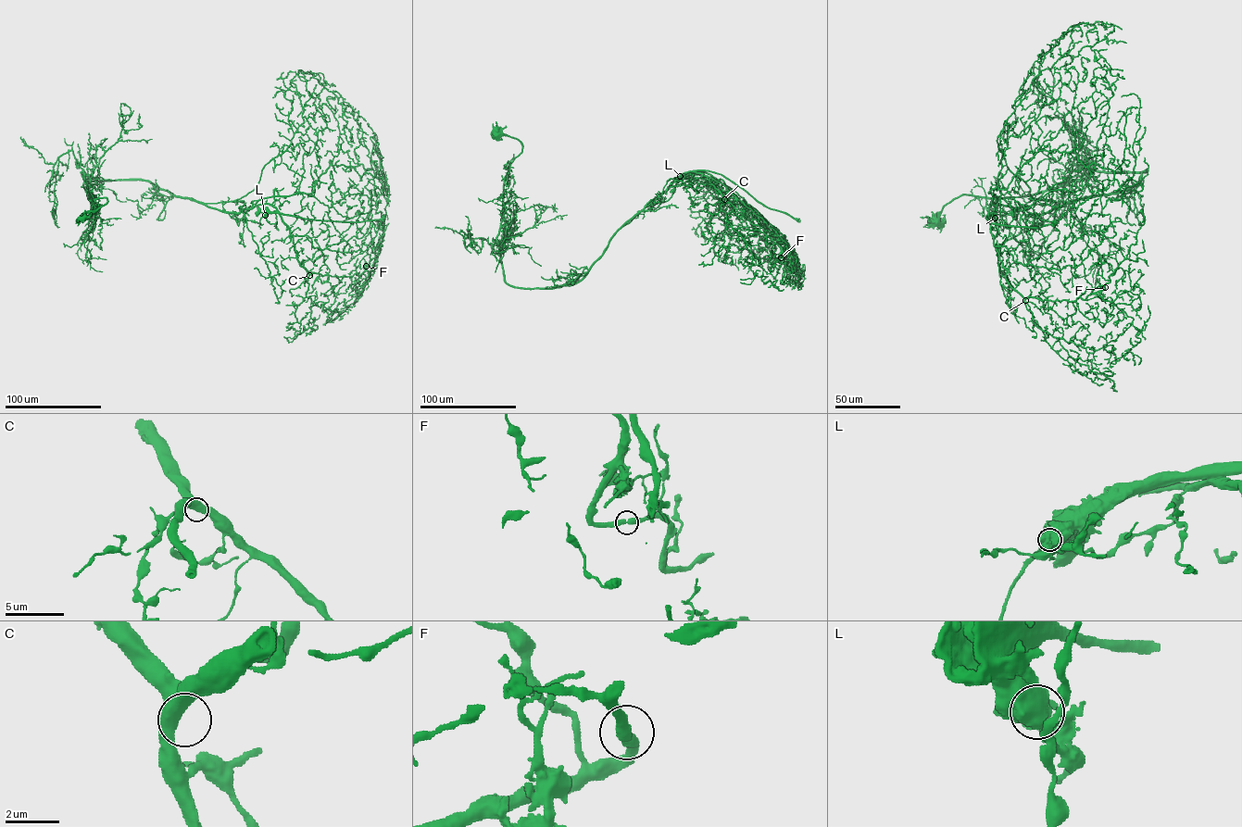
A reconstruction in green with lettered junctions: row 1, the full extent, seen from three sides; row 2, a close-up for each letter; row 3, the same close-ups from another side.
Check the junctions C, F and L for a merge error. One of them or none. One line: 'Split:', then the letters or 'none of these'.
Split: L

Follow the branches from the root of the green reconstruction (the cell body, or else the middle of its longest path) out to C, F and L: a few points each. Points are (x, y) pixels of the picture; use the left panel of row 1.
C: (81, 217), (107, 202), (90, 200), (84, 180), (146, 180), (228, 212), (269, 204), (309, 275)
F: (81, 217), (107, 202), (90, 200), (84, 180), (146, 180), (228, 212), (272, 205), (309, 274), (366, 266)
L: (81, 217), (107, 202), (90, 200), (84, 180), (146, 180), (228, 212), (263, 204), (276, 208), (265, 215)

